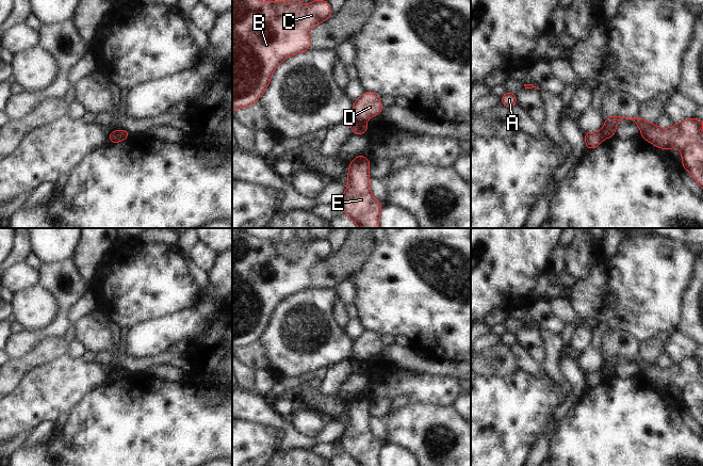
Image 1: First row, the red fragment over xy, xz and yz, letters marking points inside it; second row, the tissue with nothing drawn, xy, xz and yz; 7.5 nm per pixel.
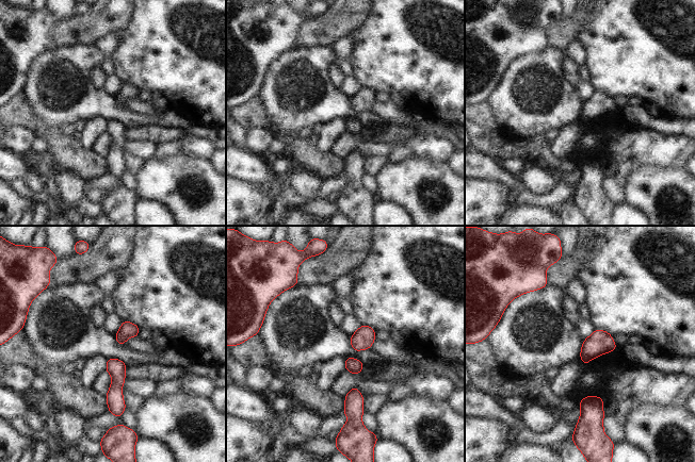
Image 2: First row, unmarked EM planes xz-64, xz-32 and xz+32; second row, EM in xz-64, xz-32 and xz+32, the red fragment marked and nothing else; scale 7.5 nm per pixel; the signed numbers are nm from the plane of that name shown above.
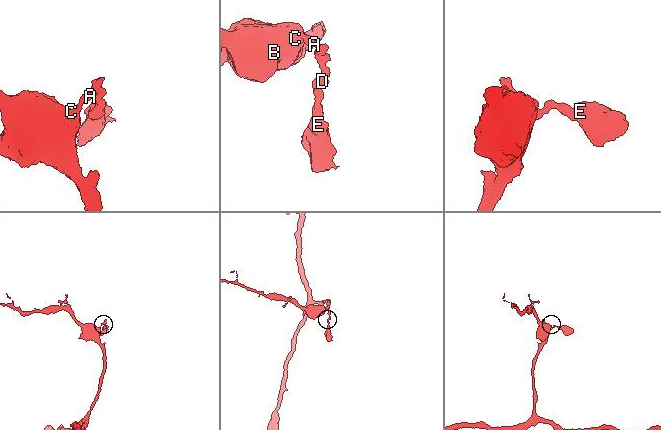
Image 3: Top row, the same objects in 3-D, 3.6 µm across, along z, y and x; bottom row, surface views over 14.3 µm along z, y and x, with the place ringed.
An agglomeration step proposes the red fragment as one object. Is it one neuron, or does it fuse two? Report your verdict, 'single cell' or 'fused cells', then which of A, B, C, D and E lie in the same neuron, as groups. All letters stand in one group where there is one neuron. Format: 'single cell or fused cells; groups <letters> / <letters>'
fused cells; groups A B C D / E

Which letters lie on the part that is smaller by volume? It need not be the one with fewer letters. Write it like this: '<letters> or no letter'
E

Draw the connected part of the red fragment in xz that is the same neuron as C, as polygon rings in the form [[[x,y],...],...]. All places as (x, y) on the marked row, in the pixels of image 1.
[[[232,0],[232,110],[246,108],[258,101],[265,92],[277,66],[287,58],[311,48],[309,31],[331,16],[327,1],[314,0],[303,5],[299,0],[281,3],[261,0]]]

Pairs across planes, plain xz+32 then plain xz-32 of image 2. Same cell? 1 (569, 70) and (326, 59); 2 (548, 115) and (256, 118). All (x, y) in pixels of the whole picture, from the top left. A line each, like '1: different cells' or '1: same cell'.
1: different cells
2: different cells

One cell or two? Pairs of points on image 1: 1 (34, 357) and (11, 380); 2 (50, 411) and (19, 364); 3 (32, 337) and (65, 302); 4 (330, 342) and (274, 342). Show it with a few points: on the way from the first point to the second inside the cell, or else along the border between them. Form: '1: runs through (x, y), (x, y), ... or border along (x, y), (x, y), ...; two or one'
1: runs through (28, 362), (16, 373); one
2: border along (48, 363), (37, 365), (28, 370), (11, 390); two
3: runs through (43, 333), (47, 332), (61, 318), (62, 312); one
4: runs through (316, 350), (307, 342), (288, 342); one

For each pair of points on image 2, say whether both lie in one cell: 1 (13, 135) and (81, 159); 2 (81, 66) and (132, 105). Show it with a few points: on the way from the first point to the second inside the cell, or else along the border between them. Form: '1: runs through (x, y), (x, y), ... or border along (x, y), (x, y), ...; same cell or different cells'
1: border along (13, 125), (27, 127), (36, 136); different cells
2: border along (125, 106), (131, 111), (149, 116); different cells

